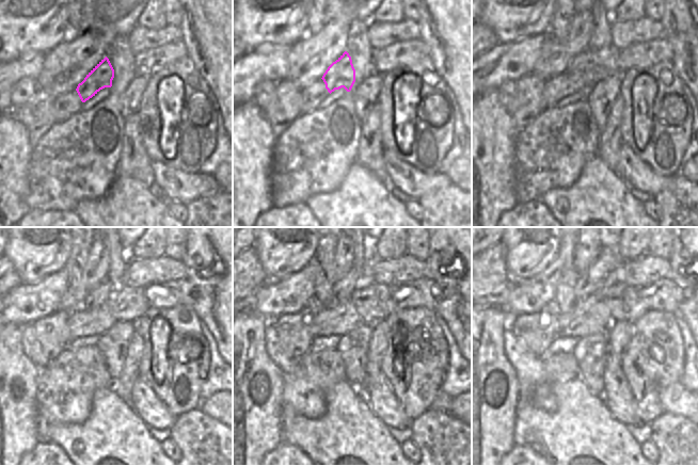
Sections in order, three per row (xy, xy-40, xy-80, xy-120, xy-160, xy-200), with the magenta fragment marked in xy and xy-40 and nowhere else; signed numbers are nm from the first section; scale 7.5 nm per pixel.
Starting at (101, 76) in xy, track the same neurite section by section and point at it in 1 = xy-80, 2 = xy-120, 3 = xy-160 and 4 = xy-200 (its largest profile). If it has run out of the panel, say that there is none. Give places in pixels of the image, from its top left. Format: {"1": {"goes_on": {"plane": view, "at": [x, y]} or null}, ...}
{"1": {"goes_on": {"plane": "xy-80", "at": [595, 73]}}, "2": {"goes_on": {"plane": "xy-120", "at": [123, 312]}}, "3": {"goes_on": {"plane": "xy-160", "at": [344, 288]}}, "4": {"goes_on": {"plane": "xy-200", "at": [590, 282]}}}

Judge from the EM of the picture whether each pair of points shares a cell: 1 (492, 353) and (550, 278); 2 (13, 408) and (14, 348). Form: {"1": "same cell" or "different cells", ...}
{"1": "different cells", "2": "same cell"}

